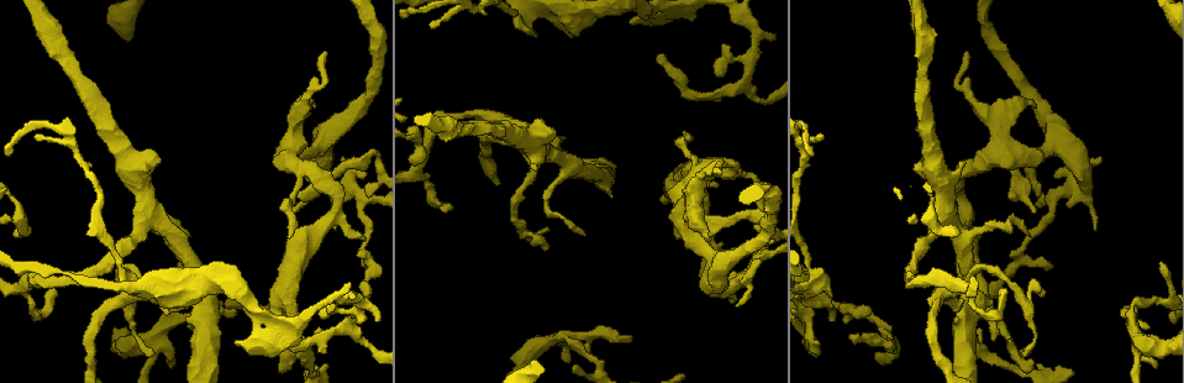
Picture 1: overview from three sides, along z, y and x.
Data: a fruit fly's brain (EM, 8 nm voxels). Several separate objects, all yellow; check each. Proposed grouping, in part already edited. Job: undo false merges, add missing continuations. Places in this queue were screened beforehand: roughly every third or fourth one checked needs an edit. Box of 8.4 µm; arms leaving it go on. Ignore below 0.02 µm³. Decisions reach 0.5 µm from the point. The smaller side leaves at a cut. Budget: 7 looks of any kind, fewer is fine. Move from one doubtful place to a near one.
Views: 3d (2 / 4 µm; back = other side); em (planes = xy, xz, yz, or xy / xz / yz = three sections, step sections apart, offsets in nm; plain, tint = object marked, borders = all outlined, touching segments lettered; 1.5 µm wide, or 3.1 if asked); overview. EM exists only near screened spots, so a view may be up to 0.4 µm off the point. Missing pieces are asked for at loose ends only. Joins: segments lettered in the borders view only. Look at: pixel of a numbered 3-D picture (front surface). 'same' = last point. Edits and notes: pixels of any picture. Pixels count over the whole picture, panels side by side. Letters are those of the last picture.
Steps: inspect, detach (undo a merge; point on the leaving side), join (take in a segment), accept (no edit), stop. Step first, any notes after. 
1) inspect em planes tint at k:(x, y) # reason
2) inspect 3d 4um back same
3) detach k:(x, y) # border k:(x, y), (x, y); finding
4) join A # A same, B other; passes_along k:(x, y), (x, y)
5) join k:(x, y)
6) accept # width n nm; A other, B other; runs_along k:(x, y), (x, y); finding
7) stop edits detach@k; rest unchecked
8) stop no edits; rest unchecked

inspect em planes tint at 1:(968, 52) # thin end

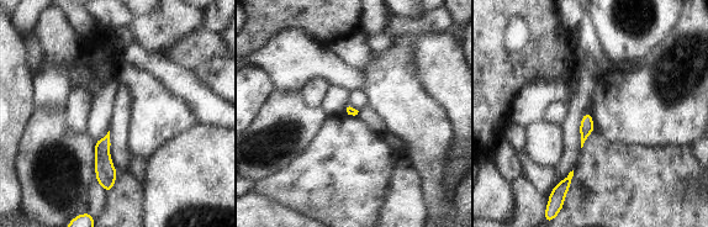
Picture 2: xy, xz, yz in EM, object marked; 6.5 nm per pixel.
inspect em planes borders same # see the neighbours

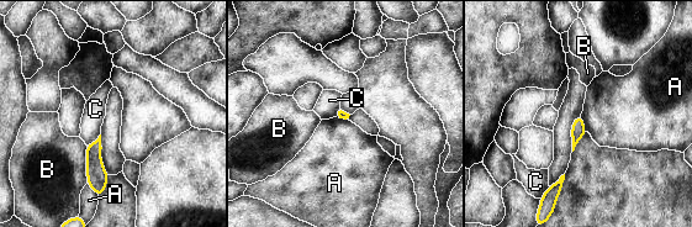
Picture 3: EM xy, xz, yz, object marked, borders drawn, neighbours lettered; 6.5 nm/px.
accept # longest_contact B 240 nm; A other, B other, C other; border 3:(580, 116), (587, 131); no lettered segment goes on from it

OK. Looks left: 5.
inspect 3d 4um at 1:(295, 207) # end of a long branch

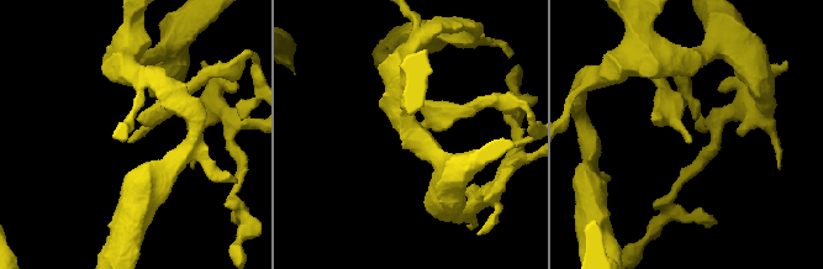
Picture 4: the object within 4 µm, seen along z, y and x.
inspect em planes borders at 4:(127, 142) # need the tissue

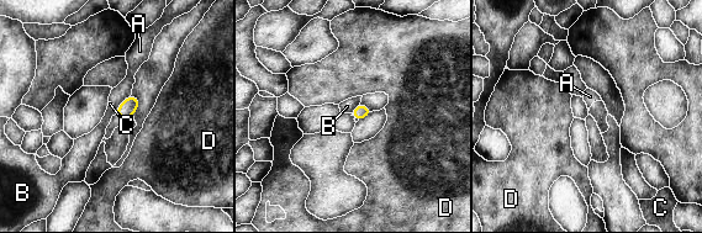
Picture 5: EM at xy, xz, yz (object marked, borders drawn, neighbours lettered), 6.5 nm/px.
accept # A other, B other, C other, D other; border 5:(130, 95), (120, 104), (116, 111); no lettered segment goes on from it

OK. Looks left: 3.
inspect em planes borders at 1:(1031, 351) # tapers out

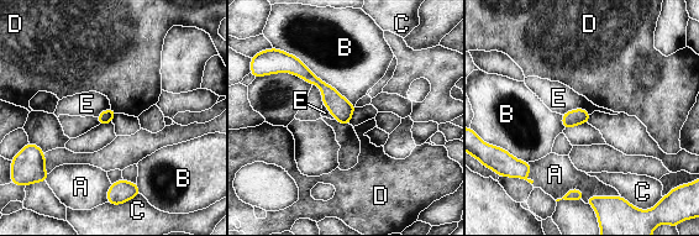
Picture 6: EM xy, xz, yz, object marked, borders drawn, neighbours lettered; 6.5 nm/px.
accept # A other, B other, C other, D other, E other; runs_along 6:(299, 66), (330, 94), (346, 121); none of them fits

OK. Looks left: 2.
stop no edits; rest unchecked

